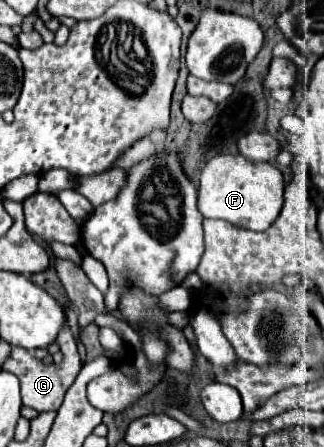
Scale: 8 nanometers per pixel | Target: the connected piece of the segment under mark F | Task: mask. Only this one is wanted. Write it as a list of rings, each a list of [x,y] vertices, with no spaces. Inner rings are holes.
[[[294,138],[294,154],[291,178],[283,180],[281,171],[271,163],[253,163],[243,155],[217,155],[201,171],[199,185],[199,211],[209,219],[223,219],[237,227],[251,231],[265,231],[281,213],[285,189],[297,177],[297,138]]]

